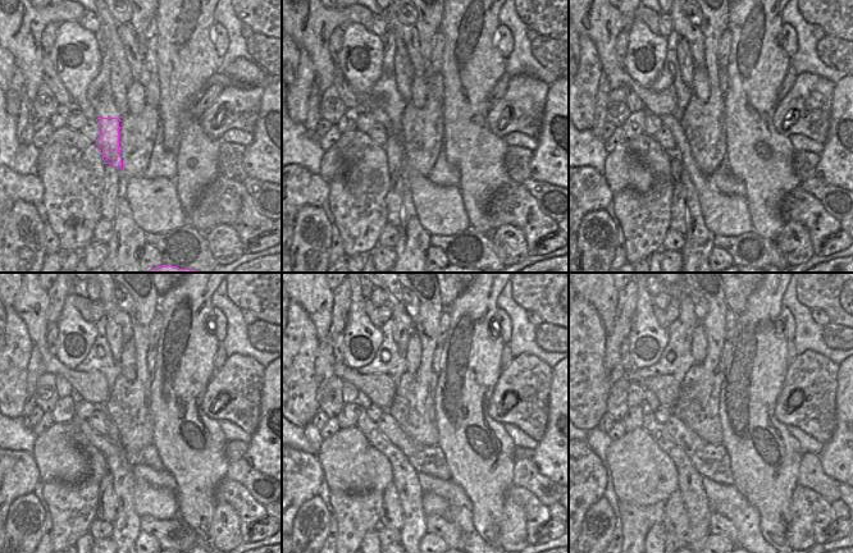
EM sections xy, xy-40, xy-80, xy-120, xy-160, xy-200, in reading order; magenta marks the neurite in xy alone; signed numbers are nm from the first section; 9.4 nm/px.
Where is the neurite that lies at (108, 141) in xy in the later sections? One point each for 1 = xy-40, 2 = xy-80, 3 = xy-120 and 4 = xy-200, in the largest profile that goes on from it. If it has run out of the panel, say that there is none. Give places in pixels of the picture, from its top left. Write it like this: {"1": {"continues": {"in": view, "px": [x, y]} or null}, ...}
{"1": {"continues": {"in": "xy-40", "px": [395, 150]}}, "2": {"continues": {"in": "xy-80", "px": [676, 165]}}, "3": {"continues": {"in": "xy-120", "px": [56, 455]}}, "4": {"continues": {"in": "xy-200", "px": [642, 472]}}}

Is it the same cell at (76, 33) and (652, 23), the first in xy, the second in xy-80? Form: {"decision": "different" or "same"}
{"decision": "different"}

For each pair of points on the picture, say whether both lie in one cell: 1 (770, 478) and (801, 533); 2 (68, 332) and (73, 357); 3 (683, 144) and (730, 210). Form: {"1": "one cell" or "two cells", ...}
{"1": "two cells", "2": "one cell", "3": "one cell"}

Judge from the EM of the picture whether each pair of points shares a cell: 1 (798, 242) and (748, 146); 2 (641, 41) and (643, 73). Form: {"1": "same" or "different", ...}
{"1": "different", "2": "same"}

